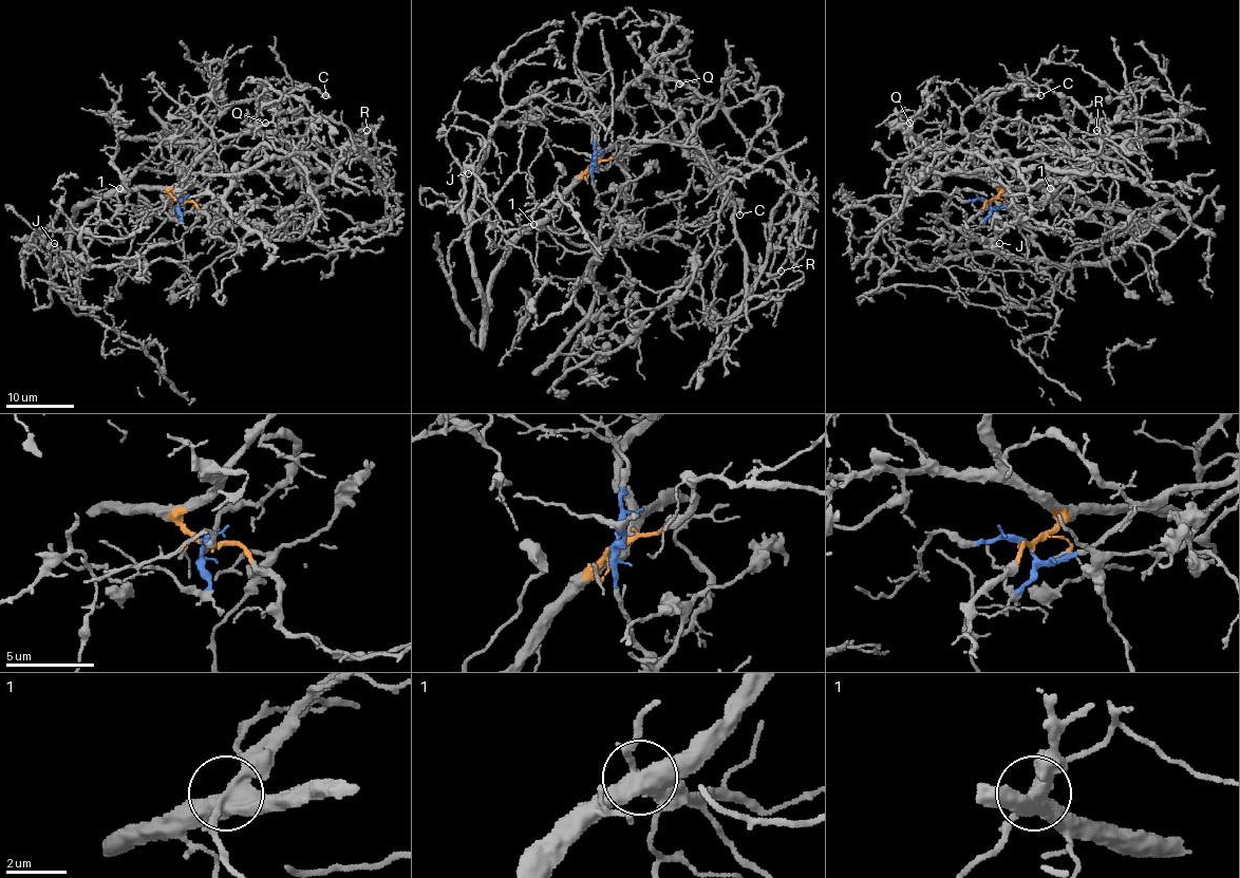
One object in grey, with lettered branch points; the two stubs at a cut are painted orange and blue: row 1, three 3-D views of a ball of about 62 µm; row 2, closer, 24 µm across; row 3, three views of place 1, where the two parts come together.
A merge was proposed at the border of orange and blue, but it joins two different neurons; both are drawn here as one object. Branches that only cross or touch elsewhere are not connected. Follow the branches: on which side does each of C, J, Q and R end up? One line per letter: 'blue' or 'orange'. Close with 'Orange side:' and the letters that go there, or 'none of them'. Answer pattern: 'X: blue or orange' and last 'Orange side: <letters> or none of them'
C: orange
J: orange
Q: orange
R: orange
Orange side: C, J, Q, R

